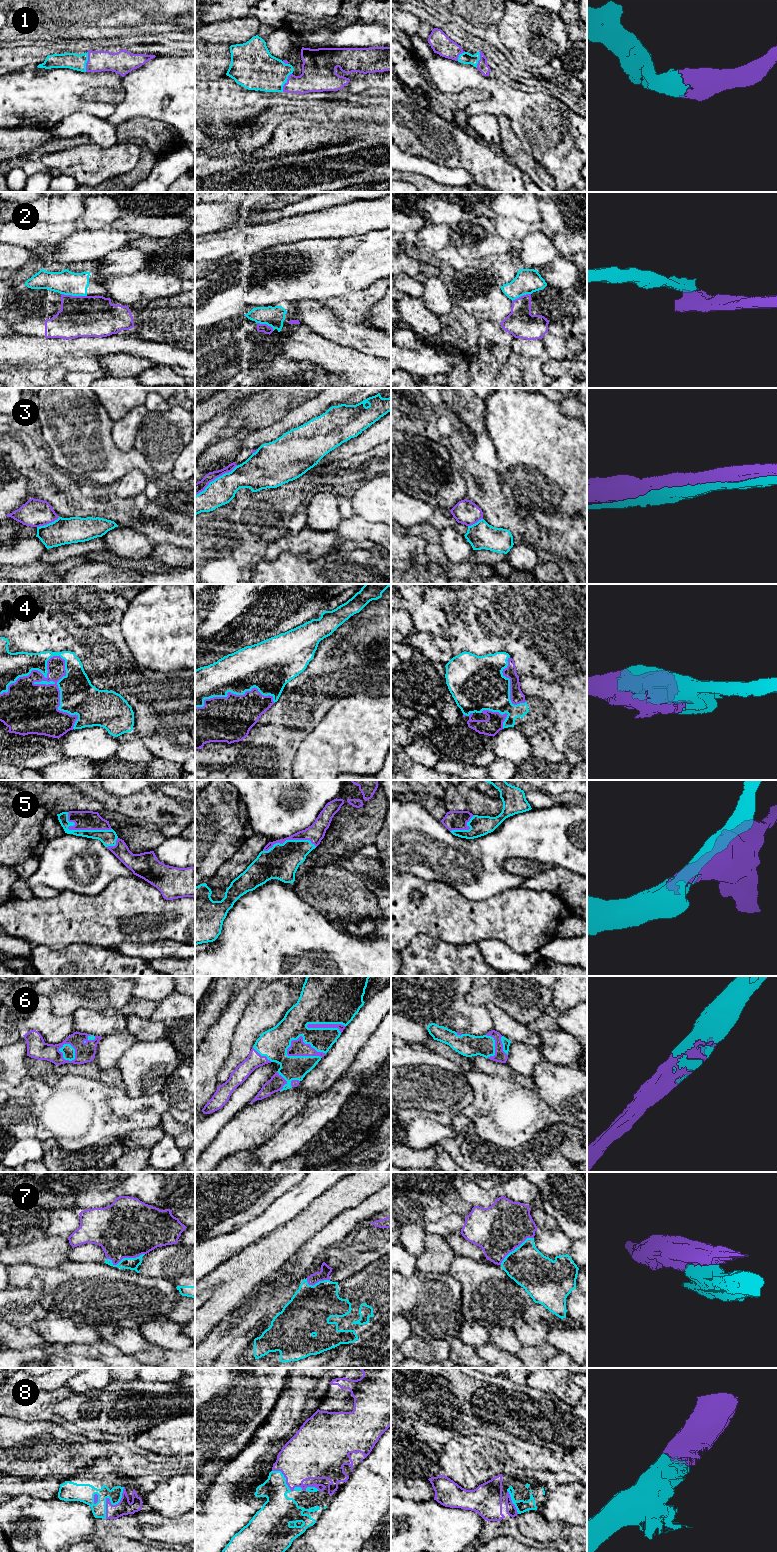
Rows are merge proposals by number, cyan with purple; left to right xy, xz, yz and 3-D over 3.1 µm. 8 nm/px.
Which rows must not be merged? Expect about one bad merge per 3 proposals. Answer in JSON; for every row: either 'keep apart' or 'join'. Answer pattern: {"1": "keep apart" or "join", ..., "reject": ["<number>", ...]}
{"1": "join", "2": "keep apart", "3": "keep apart", "4": "join", "5": "join", "6": "join", "7": "keep apart", "8": "join", "reject": ["2", "3", "7"]}

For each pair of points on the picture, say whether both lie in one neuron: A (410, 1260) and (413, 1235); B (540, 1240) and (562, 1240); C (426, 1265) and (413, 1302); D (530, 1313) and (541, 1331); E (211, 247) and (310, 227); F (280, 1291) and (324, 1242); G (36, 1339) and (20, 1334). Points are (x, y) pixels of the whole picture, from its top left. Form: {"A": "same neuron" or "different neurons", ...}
{"A": "different neurons", "B": "same neuron", "C": "different neurons", "D": "different neurons", "E": "same neuron", "F": "different neurons", "G": "same neuron"}

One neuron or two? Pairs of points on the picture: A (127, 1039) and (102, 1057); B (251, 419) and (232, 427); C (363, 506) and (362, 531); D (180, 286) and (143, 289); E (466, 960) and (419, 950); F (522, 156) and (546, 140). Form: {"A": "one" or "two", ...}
{"A": "one", "B": "one", "C": "two", "D": "one", "E": "one", "F": "two"}

